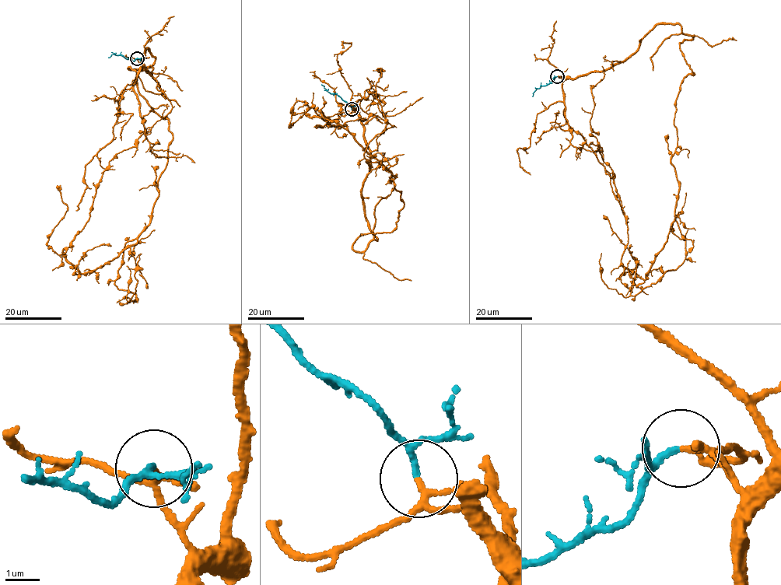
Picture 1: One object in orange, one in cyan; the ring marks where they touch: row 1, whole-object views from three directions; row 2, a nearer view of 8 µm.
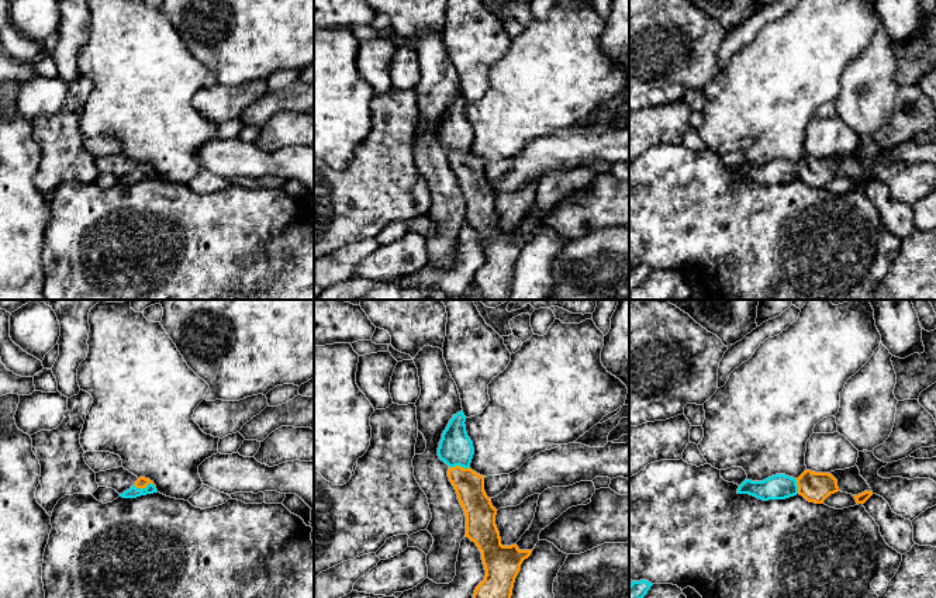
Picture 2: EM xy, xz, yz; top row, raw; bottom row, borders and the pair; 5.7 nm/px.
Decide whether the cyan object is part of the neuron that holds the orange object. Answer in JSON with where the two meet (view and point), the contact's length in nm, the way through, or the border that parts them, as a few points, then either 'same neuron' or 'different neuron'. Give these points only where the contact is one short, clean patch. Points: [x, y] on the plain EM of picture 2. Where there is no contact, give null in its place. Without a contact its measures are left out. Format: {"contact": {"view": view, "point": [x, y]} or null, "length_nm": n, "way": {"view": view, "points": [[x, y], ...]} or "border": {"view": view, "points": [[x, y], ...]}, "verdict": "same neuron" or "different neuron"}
{"contact": {"view": "xy", "point": [145, 172]}, "length_nm": 130, "way": {"view": "xy", "points": [[141, 168], [145, 172], [133, 177]]}, "verdict": "same neuron"}

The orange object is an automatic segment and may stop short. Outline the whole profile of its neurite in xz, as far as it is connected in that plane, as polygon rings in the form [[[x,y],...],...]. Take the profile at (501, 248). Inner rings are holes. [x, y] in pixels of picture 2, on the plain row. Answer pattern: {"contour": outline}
{"contour": [[[463,96],[453,100],[442,118],[438,141],[449,151],[449,166],[464,196],[464,221],[474,227],[481,236],[486,260],[476,272],[473,284],[483,300],[504,300],[521,249],[532,235],[519,235],[517,228],[501,229],[495,210],[497,194],[484,176],[484,162],[470,153],[474,132],[467,121],[464,107]]]}

